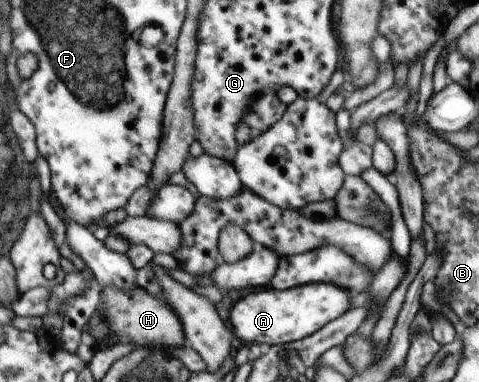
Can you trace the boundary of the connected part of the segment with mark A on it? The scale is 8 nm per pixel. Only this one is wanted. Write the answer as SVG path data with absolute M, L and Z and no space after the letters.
M311 282L283 291L269 286L239 298L229 312L229 322L232 332L243 342L263 347L283 345L302 340L338 319L349 310L350 295L347 290L325 282Z

